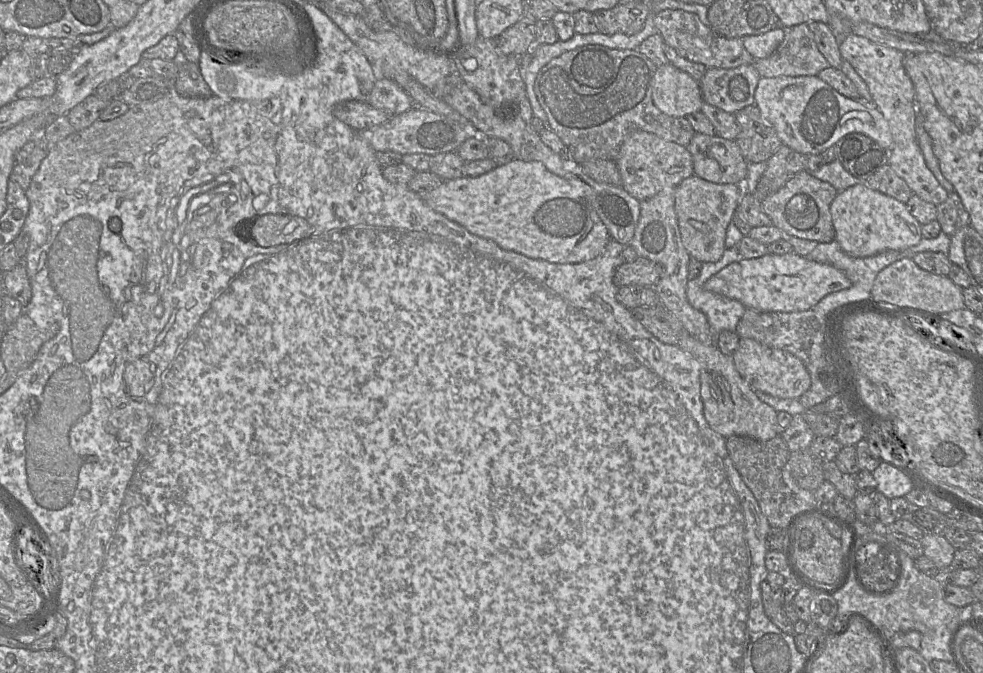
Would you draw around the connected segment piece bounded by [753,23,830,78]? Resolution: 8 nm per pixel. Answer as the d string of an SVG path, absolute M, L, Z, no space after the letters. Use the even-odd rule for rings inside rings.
M808 23L783 27L785 36L767 58L755 59L754 67L763 78L817 76L830 67L819 51Z

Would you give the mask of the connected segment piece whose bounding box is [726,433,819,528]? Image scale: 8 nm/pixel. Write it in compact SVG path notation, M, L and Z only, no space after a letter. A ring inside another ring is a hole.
M779 433L766 441L745 436L726 438L728 455L747 487L753 493L770 527L783 528L796 513L816 505L815 491L797 485L789 471L789 449Z

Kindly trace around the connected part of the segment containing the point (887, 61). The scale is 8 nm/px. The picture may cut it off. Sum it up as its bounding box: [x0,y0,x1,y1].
[839,32,949,206]

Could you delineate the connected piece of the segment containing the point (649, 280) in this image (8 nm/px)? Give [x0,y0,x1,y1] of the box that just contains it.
[613,257,662,287]

